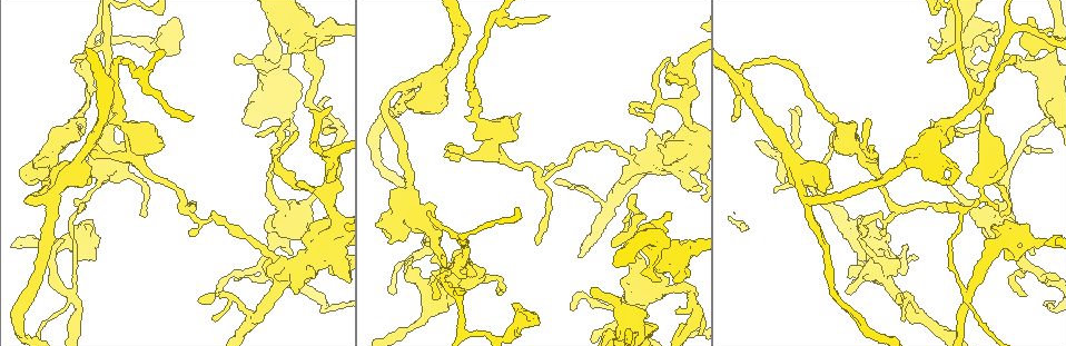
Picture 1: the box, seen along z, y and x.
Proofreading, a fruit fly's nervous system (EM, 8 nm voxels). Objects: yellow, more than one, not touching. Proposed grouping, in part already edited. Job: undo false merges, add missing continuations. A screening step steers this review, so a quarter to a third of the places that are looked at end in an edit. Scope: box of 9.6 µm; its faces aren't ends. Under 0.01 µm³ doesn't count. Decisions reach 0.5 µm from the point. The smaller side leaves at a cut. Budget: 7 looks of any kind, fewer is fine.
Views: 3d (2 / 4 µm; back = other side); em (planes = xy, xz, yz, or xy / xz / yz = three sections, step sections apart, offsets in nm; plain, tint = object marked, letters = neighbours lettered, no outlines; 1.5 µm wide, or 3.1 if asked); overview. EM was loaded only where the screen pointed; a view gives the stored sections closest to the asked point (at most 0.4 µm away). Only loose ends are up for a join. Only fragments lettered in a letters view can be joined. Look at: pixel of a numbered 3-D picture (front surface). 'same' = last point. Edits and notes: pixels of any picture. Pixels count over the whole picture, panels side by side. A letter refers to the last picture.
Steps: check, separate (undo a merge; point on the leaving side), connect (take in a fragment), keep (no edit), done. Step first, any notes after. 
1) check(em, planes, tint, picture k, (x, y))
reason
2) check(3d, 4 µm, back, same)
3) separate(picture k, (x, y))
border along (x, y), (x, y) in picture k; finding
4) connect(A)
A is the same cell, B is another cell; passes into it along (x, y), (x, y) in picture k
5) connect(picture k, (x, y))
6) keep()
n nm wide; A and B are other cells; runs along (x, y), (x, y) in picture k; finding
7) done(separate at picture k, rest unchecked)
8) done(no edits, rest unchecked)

check(em, xy, step 4, tint, picture 1, (679, 243))
stops while still wide

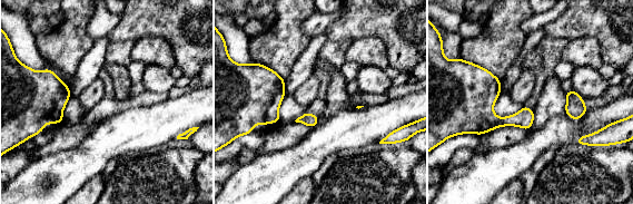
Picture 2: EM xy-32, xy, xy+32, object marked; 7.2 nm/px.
check(em, planes, letters, same)
another direction

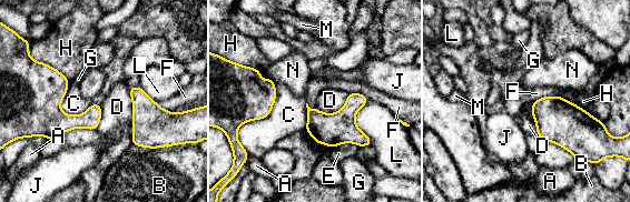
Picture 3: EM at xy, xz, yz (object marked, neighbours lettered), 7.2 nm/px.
keep()
A, B, C, D, E, F, G, H, J, L, M and N are other cells; border along (568, 100), (543, 96), (534, 102) in picture 3; none of them fits

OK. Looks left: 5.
check(em, yz, step 8, letters, picture 1, (327, 100))
branch stops here

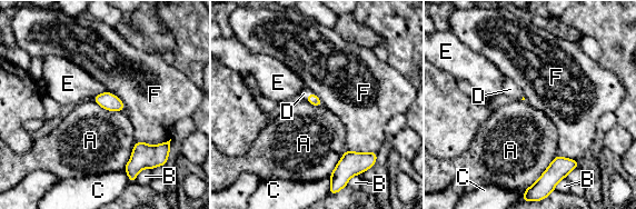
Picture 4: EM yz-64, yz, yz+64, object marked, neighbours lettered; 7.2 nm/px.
connect(D)
F touches over 260 nm; D is the same cell, A, B, C, E and F are other cells; it goes on there

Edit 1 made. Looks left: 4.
check(overview)

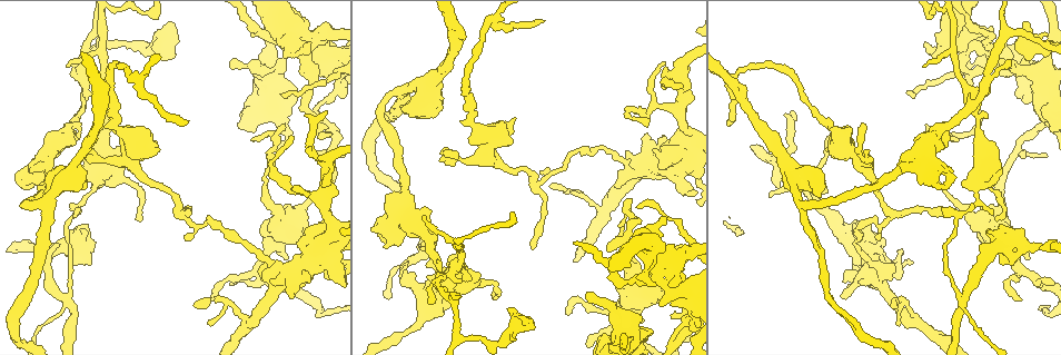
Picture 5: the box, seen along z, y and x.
check(em, planes, tint, picture 5, (231, 64))

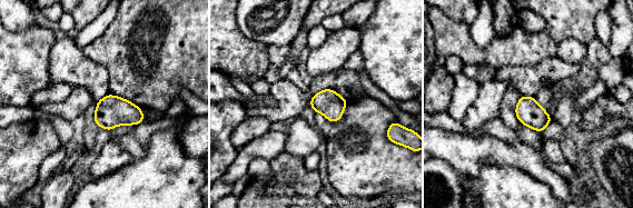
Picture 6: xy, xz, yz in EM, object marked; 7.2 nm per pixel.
check(em, planes, letters, same)

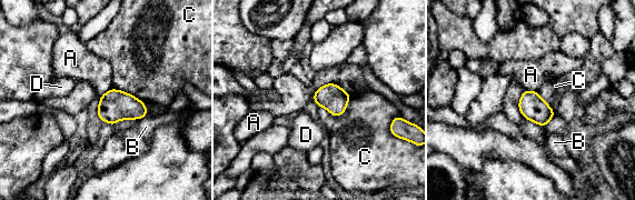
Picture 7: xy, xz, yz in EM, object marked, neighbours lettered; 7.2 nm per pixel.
keep()
A, B, C and D are other cells; no lettered fragment goes on from it

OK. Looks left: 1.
done(connect at picture 4, rest unchecked)

